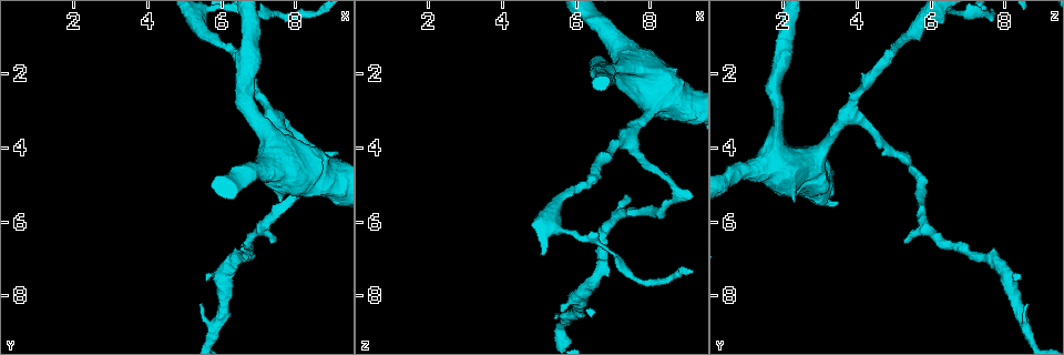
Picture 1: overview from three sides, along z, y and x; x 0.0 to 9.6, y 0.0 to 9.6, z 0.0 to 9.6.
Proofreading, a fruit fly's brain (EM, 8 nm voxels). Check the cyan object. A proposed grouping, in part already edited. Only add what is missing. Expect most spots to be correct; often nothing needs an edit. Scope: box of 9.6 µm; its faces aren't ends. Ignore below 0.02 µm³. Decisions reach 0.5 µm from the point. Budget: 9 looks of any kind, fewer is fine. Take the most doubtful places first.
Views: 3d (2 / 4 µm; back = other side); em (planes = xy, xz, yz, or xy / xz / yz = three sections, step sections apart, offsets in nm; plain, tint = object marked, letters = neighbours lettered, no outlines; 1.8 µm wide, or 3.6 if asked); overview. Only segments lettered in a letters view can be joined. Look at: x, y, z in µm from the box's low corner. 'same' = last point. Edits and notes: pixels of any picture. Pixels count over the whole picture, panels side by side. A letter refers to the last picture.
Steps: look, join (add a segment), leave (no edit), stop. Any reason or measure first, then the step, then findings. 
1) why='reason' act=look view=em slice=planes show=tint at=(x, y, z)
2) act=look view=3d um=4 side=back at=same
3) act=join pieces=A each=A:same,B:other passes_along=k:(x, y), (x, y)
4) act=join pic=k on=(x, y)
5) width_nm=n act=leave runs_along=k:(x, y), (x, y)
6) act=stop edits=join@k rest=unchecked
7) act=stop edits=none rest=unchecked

why='branch stops here' act=look view=3d um=2 at=(7.30, 6.50, 5.20)

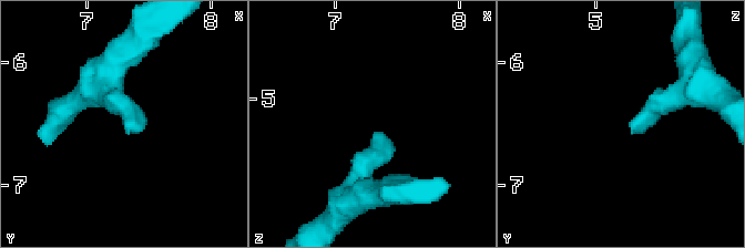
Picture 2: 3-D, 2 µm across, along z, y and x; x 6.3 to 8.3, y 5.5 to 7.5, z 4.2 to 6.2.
act=look view=em um=3.6 slice=xy step=8 show=plain at=(7.34, 6.52, 5.26)

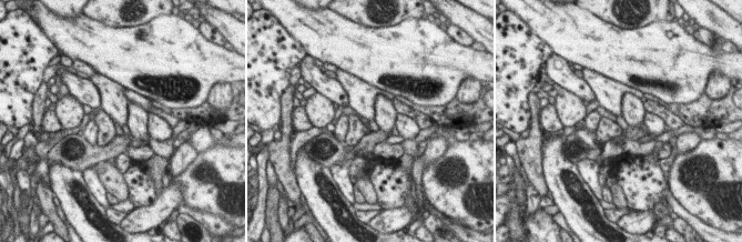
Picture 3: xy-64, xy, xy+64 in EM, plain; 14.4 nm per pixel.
why='what lies round it' act=look view=em um=3.6 slice=xy step=8 show=letters at=same

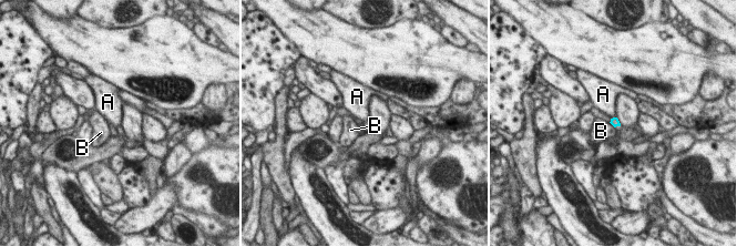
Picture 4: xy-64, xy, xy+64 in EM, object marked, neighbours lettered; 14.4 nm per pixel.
longest_contact=B:120nm act=leave each=A:other,B:other border=4:(615, 116), (611, 119) found='no lettered segment goes on from it'

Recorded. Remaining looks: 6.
why='thick end' act=look view=em slice=planes show=letters at=(5.65, 7.60, 8.35)

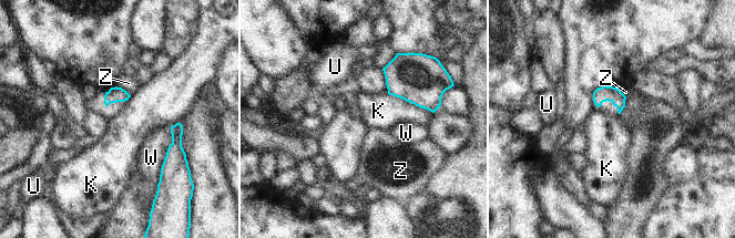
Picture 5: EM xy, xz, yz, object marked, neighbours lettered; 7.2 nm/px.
act=leave each=K:other,U:other,W:other,Z:other border=5:(387, 93), (399, 96), (432, 113) found='no lettered segment goes on from it'

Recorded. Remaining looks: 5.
why='sharp bend' act=look view=3d um=2 at=(8.75, 4.35, 5.35)

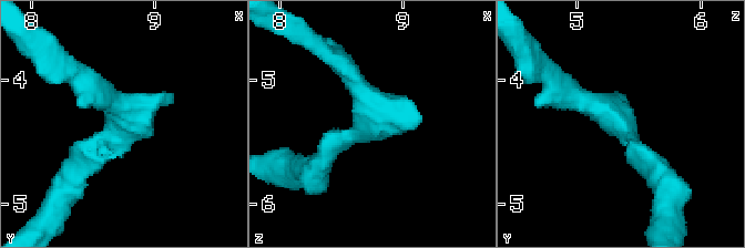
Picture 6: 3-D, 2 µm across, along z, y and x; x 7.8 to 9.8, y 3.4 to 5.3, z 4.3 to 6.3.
arm_widths_nm=200,240 act=look view=em slice=planes show=letters at=(8.76, 4.38, 5.34)

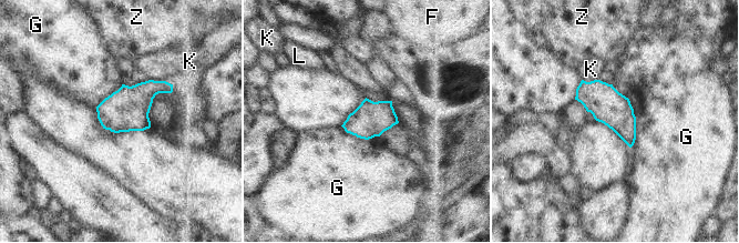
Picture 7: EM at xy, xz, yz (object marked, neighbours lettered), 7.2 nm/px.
width_nm=260 act=leave each=F:other,G:other,K:other,L:other,Z:other border=7:(612, 84), (633, 109), (632, 147) found='no lettered segment goes on from it'

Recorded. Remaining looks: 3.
why='calibre changes' act=look view=3d um=4 at=(8.05, 4.25, 2.80)

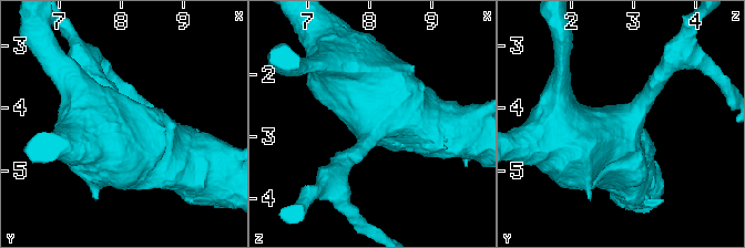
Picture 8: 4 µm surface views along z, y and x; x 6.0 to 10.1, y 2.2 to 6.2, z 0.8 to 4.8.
why='now the EM' act=look view=em um=3.6 slice=planes show=plain at=(8.00, 4.25, 2.85)

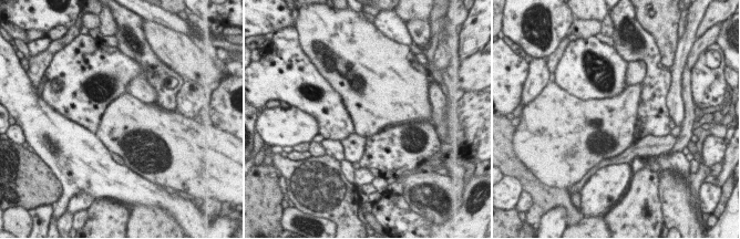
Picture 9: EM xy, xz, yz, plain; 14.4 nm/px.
why='see the neighbours' act=look view=em um=3.6 slice=planes show=letters at=same

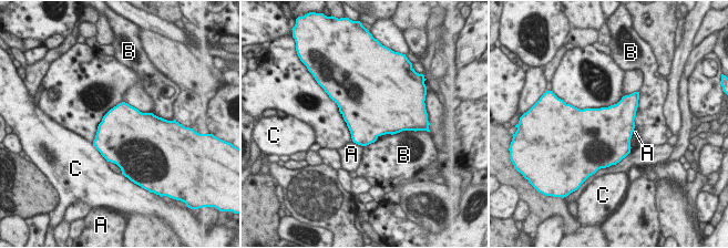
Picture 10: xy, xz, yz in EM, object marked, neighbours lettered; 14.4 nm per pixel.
width_nm=700 longest_contact=B:480nm act=leave each=A:other,B:other,C:other found='no lettered segment goes on from it'

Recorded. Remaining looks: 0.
act=stop edits=none rest=unchecked

